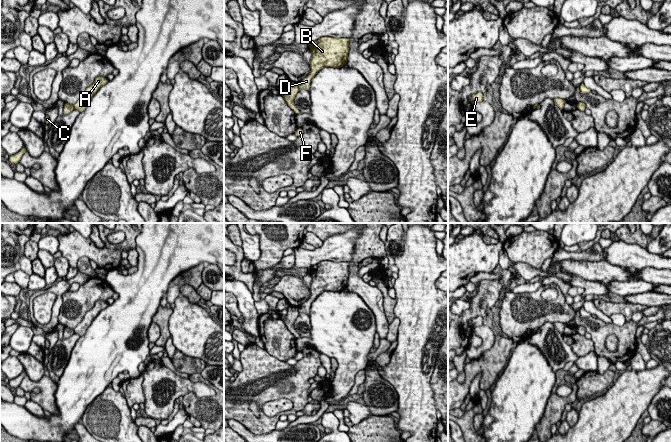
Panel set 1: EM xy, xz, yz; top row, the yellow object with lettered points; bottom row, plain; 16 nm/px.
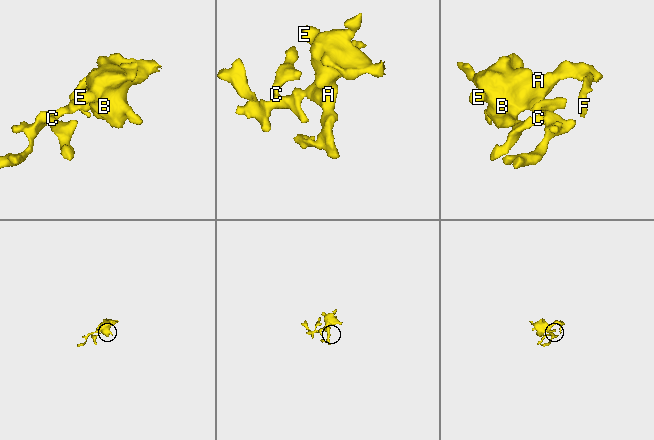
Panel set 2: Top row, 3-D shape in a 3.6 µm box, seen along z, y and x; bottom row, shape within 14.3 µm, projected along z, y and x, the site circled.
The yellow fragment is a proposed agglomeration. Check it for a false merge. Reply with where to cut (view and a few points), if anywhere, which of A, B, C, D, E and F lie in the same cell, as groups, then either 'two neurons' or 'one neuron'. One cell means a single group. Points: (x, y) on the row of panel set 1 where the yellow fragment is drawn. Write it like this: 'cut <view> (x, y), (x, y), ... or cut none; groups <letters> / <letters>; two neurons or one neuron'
cut xz (297, 84), (299, 88); groups A B D E F / C; two neurons

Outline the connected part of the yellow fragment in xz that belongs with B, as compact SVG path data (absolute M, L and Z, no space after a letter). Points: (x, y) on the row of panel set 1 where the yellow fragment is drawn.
M321 37L309 47L312 53L310 74L299 84L299 89L309 91L315 75L324 67L340 68L346 65L349 52L349 38Z

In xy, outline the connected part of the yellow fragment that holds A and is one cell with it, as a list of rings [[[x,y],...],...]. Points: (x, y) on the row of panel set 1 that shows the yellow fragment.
[[[96,77],[94,82],[87,87],[85,90],[83,96],[74,104],[74,108],[80,112],[83,112],[88,103],[91,101],[93,96],[96,94],[96,92],[104,85],[108,83],[109,80],[107,80],[104,77]]]

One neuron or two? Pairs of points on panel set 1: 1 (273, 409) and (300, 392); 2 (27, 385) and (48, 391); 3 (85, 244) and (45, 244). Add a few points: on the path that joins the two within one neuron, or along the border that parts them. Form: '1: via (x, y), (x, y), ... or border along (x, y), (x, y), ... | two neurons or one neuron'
1: border along (264, 402), (287, 398), (293, 406) | two neurons
2: via (32, 385), (43, 386) | one neuron
3: border along (56, 237), (58, 250) | two neurons

